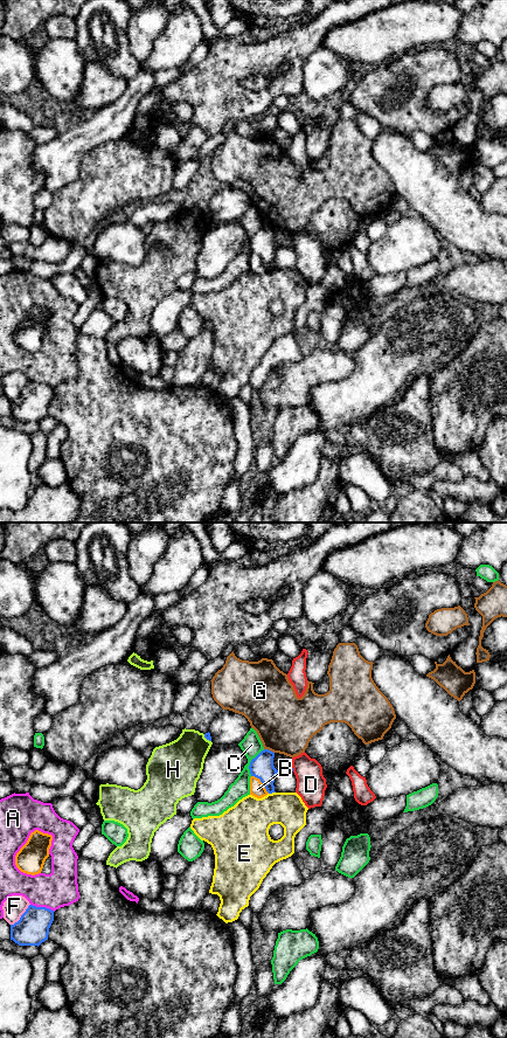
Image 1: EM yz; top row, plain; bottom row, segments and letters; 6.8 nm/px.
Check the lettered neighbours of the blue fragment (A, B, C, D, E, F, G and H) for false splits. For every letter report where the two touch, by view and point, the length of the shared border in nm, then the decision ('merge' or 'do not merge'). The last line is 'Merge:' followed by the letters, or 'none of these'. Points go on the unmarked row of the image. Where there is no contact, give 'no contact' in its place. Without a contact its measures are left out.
A: contact yz (42, 383); length 180 nm; do not merge
B: contact yz (261, 257); length 180 nm; do not merge
C: contact yz (251, 237); length 200 nm; do not merge
D: contact yz (292, 244); length 50 nm; do not merge
E: contact yz (271, 269); length 50 nm; do not merge
F: contact yz (21, 392); length 200 nm; do not merge
G: contact yz (268, 226); length 80 nm; do not merge
H: contact yz (207, 215); length 80 nm; do not merge
Merge: none of these

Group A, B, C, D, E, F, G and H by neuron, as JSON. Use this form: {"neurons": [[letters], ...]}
{"neurons": [["A"], ["B"], ["C"], ["D"], ["E"], ["F"], ["G"], ["H"]]}

